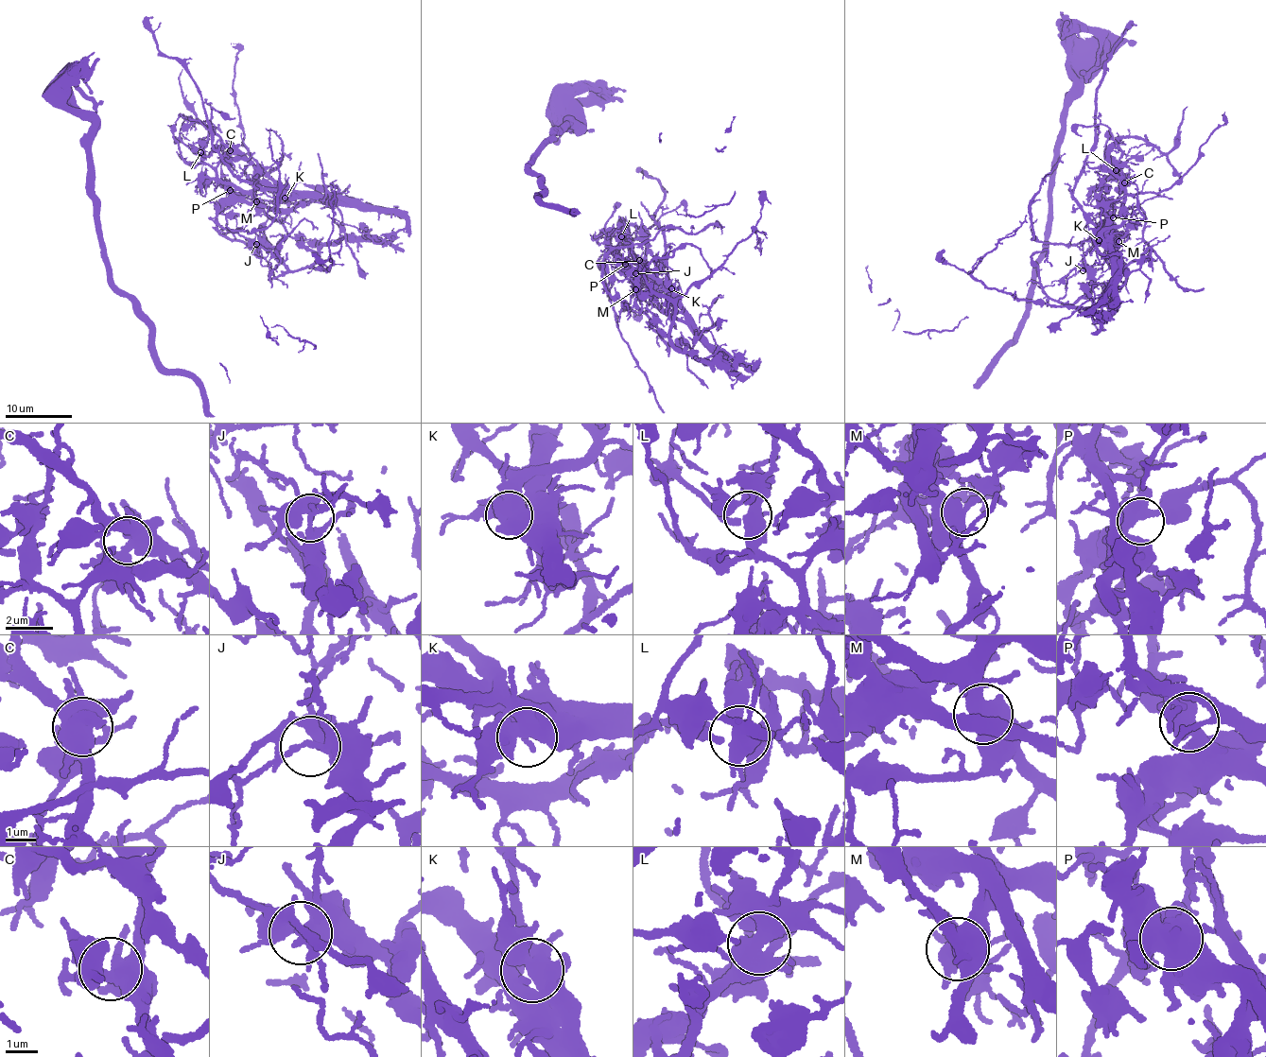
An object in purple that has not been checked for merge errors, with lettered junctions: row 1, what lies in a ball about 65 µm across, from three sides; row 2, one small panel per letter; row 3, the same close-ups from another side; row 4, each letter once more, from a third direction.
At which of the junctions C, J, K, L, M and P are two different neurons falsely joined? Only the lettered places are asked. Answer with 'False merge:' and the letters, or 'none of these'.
False merge: none of these

